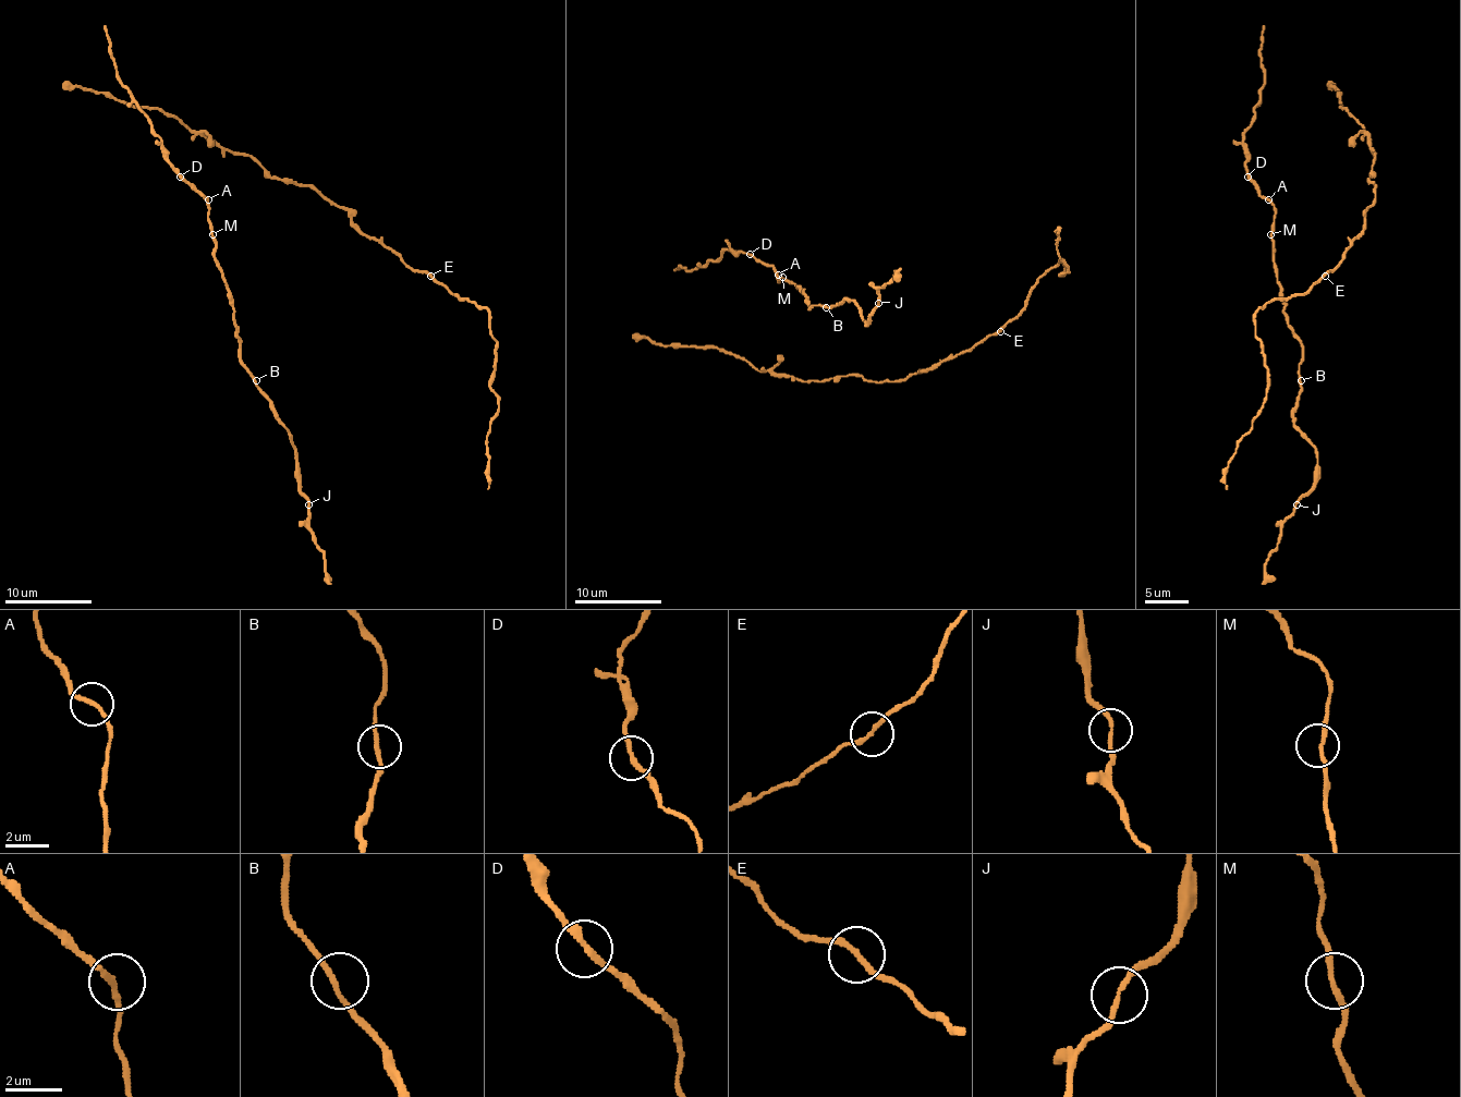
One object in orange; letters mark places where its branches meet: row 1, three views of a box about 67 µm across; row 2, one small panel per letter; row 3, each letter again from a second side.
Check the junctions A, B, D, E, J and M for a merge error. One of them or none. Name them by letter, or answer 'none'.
none

